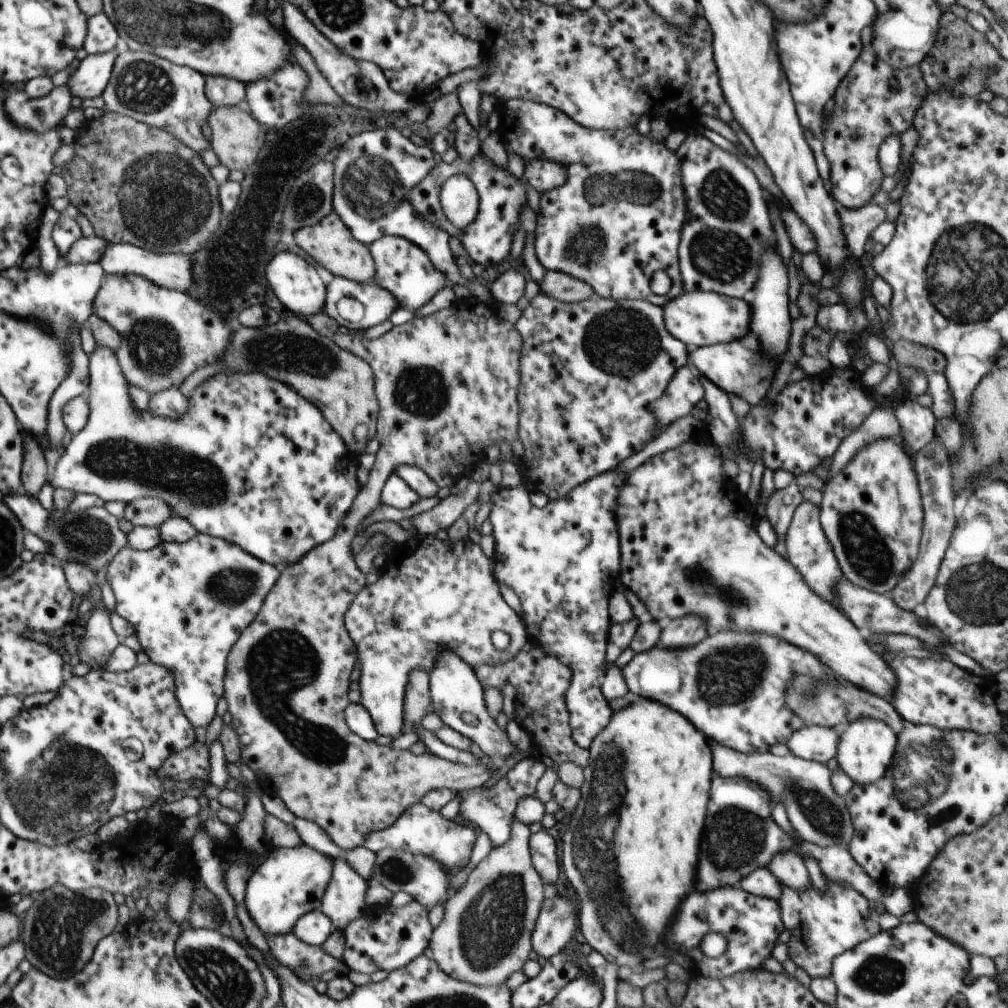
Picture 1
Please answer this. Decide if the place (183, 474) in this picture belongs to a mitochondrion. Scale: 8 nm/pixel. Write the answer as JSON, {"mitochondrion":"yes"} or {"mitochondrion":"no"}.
{"mitochondrion":"yes"}

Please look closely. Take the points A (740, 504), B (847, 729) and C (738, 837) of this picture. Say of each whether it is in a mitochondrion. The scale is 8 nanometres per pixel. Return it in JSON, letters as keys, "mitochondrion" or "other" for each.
{"A":"other","B":"other","C":"mitochondrion"}

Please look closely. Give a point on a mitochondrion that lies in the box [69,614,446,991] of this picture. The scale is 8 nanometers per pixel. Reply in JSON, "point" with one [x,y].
{"point":[281,662]}

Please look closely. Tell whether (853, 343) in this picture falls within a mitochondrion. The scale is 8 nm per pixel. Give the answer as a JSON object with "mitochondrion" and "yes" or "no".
{"mitochondrion":"no"}

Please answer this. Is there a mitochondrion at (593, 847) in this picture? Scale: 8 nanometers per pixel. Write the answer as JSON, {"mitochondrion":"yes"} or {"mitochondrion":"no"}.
{"mitochondrion":"yes"}

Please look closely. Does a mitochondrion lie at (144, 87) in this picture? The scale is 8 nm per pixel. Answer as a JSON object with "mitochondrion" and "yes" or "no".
{"mitochondrion":"yes"}

